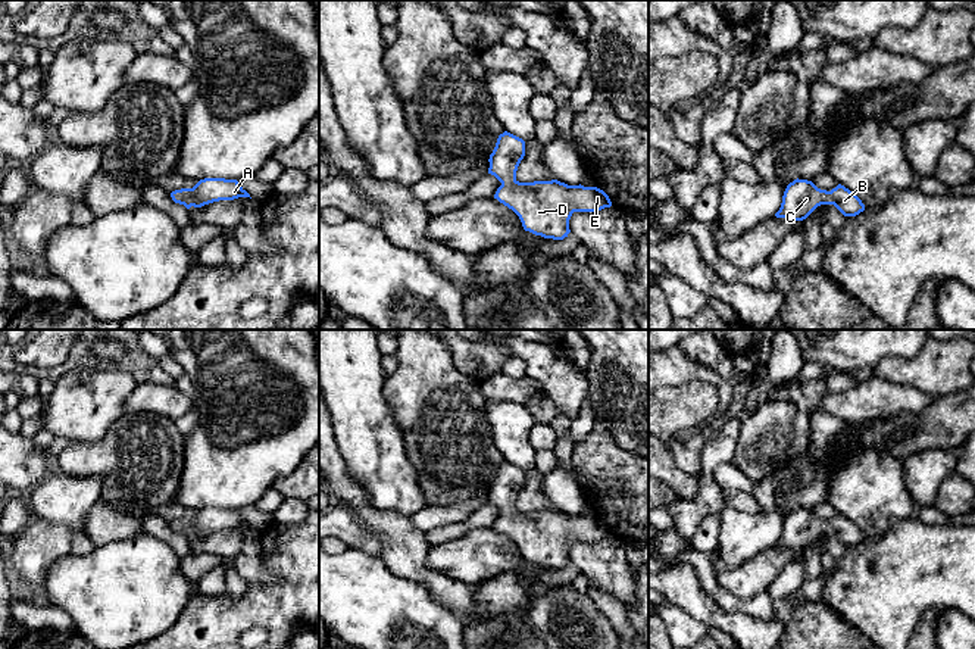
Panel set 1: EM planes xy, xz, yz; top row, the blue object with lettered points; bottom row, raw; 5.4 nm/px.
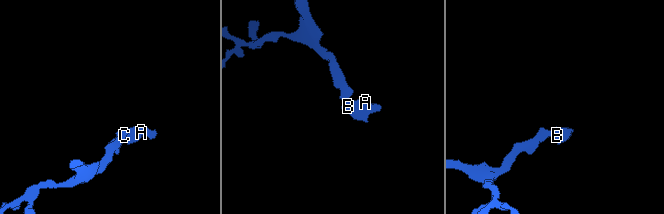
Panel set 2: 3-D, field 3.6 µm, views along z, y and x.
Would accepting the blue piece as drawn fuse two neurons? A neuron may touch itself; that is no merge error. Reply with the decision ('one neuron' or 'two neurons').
one neuron

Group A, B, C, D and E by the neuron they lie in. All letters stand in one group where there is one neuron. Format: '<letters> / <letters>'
A B C D E

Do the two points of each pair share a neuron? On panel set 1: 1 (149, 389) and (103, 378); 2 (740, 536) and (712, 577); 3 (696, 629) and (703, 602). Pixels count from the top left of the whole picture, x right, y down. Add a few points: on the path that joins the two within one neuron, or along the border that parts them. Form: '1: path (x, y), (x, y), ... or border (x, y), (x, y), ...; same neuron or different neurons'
1: border (138, 383), (134, 389); different neurons
2: border (718, 545), (716, 571), (719, 574); different neurons
3: border (669, 601), (708, 626); different neurons

